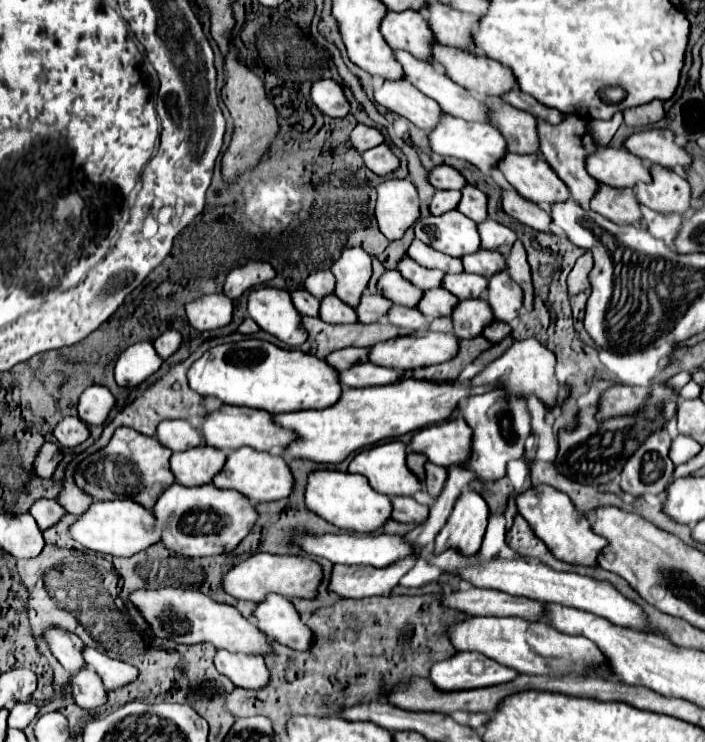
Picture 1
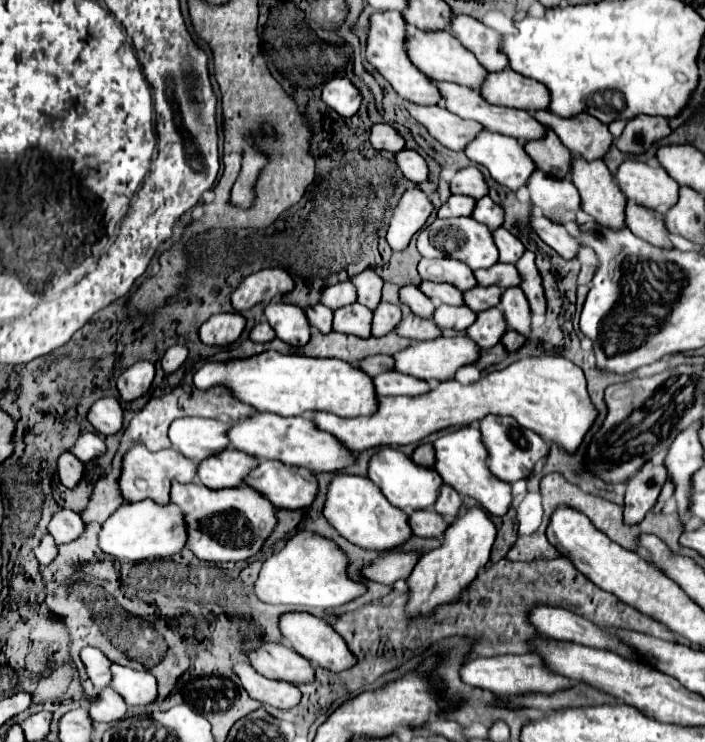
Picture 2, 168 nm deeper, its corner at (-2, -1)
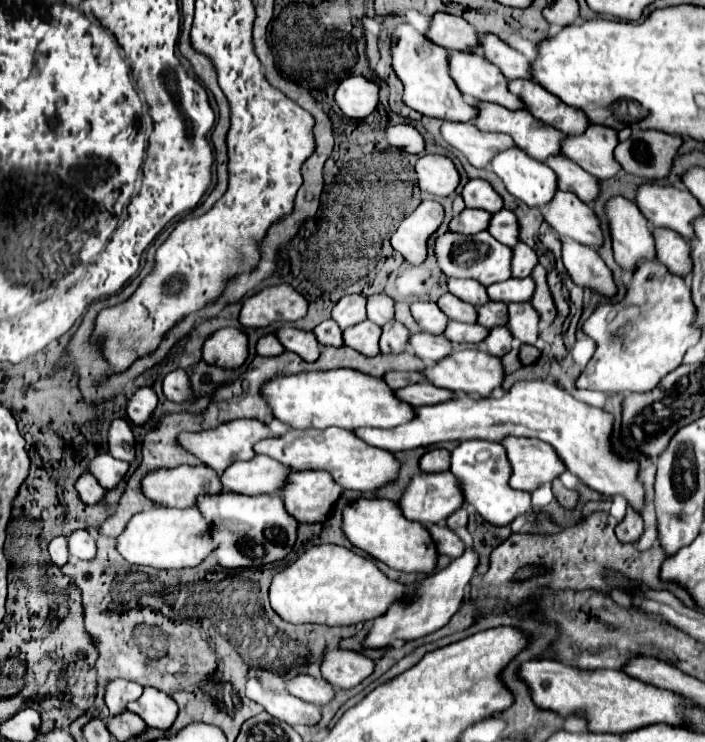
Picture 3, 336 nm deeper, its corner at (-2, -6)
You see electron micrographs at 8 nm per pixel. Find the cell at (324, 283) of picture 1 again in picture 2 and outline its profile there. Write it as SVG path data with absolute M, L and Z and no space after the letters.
M350 281L346 283L338 283L334 287L328 287L328 297L322 297L322 305L330 307L332 311L336 311L338 307L346 307L356 303L356 289Z

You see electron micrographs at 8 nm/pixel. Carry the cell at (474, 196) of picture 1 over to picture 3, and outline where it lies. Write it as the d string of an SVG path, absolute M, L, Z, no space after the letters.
M502 208L498 212L492 214L490 224L488 224L488 232L502 244L506 246L514 246L518 242L518 222L514 212Z

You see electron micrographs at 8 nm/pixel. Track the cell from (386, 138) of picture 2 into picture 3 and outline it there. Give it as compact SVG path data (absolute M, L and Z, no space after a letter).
M408 124L386 128L386 140L390 146L396 146L408 154L420 154L424 150L424 138Z

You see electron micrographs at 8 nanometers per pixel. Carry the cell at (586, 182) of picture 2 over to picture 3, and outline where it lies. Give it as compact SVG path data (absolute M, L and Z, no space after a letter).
M612 196L604 204L604 214L612 236L614 258L622 268L634 270L642 258L656 256L648 220L640 214L632 200L624 196Z

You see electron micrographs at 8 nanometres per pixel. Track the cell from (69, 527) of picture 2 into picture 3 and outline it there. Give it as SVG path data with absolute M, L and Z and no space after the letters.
M74 530L68 536L68 552L80 560L92 560L96 556L96 540L88 530Z

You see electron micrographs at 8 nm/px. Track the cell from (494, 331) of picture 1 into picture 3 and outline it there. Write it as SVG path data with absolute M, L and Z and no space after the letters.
M520 346L520 362L522 364L534 364L536 360L538 360L538 356L540 356L540 350L536 348L536 346Z

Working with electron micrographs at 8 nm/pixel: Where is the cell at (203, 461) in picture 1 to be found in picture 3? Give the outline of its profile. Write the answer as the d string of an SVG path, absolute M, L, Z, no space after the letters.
M254 456L252 460L240 460L230 464L222 474L220 482L226 492L236 494L268 494L282 490L290 468L268 456Z

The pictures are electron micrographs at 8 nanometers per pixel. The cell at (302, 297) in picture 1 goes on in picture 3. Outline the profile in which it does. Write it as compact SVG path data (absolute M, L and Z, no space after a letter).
M324 320L322 324L318 324L314 328L314 334L318 338L320 344L328 344L328 346L342 346L342 330L338 328L338 324L334 324L334 320Z

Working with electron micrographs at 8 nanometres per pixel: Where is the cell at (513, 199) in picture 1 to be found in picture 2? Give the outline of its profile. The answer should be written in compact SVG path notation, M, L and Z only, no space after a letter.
M538 215L538 217L532 217L532 227L536 231L536 235L548 243L560 257L564 259L574 259L580 251L580 243L578 239L574 239L566 229L564 225L560 223L552 223L550 219L546 219L544 215Z

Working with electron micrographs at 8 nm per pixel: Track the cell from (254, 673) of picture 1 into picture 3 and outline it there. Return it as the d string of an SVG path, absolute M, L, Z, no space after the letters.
M250 678L246 682L246 696L256 704L264 706L266 712L290 726L296 724L318 724L320 708L316 704L308 704L298 700L286 692L274 692L262 686L258 678Z

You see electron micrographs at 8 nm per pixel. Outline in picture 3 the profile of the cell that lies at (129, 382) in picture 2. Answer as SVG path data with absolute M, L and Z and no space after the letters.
M140 386L136 388L136 392L128 398L128 404L126 404L126 412L128 412L128 418L134 422L134 424L144 424L150 414L154 412L158 404L158 398L156 398L156 392L150 388L150 386Z

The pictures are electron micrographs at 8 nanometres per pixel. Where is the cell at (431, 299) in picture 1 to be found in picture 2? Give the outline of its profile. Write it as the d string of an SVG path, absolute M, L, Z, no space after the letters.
M440 305L434 313L434 323L440 329L454 329L454 331L466 331L476 321L476 313L468 307L450 307Z

